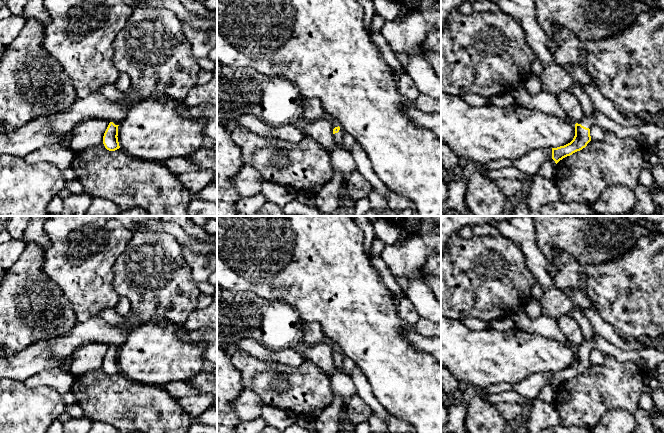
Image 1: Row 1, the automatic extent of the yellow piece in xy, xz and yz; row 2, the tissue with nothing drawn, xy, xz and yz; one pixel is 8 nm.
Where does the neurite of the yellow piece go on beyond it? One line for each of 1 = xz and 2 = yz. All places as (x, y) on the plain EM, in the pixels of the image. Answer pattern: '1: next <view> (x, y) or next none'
1: next xz (341, 384)
2: next yz (647, 358)

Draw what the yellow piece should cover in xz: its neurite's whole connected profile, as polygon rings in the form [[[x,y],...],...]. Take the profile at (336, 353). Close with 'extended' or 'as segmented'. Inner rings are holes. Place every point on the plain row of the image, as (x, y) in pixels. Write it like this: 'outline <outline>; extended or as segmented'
outline [[[339,350],[333,353],[335,370],[329,374],[333,393],[338,394],[341,397],[342,403],[342,410],[338,418],[338,433],[348,433],[349,431],[345,407],[348,399],[357,393],[351,378],[340,372],[343,367],[344,358],[345,356]]]; extended

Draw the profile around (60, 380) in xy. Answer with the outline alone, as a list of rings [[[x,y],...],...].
[[[48,368],[30,376],[24,381],[24,384],[30,388],[48,386],[60,394],[64,394],[71,390],[74,379],[75,377],[70,371],[60,368]]]

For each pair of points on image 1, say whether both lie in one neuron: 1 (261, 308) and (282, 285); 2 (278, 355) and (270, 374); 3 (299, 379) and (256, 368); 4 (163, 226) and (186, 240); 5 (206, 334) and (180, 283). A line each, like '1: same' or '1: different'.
1: different
2: different
3: same
4: same
5: different

